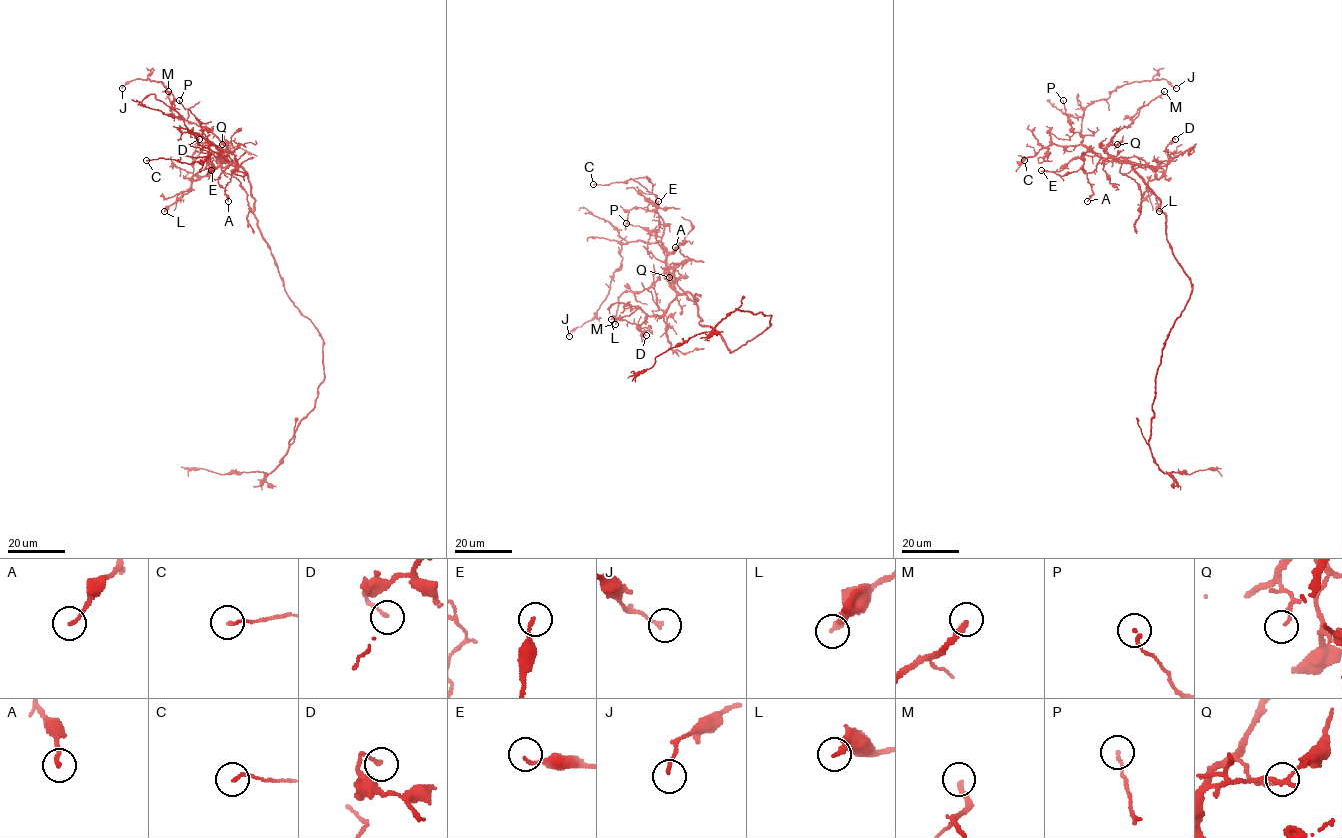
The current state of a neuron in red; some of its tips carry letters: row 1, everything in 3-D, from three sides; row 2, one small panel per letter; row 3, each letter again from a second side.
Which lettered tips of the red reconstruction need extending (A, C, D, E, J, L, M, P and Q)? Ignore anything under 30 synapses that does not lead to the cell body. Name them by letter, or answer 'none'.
M

